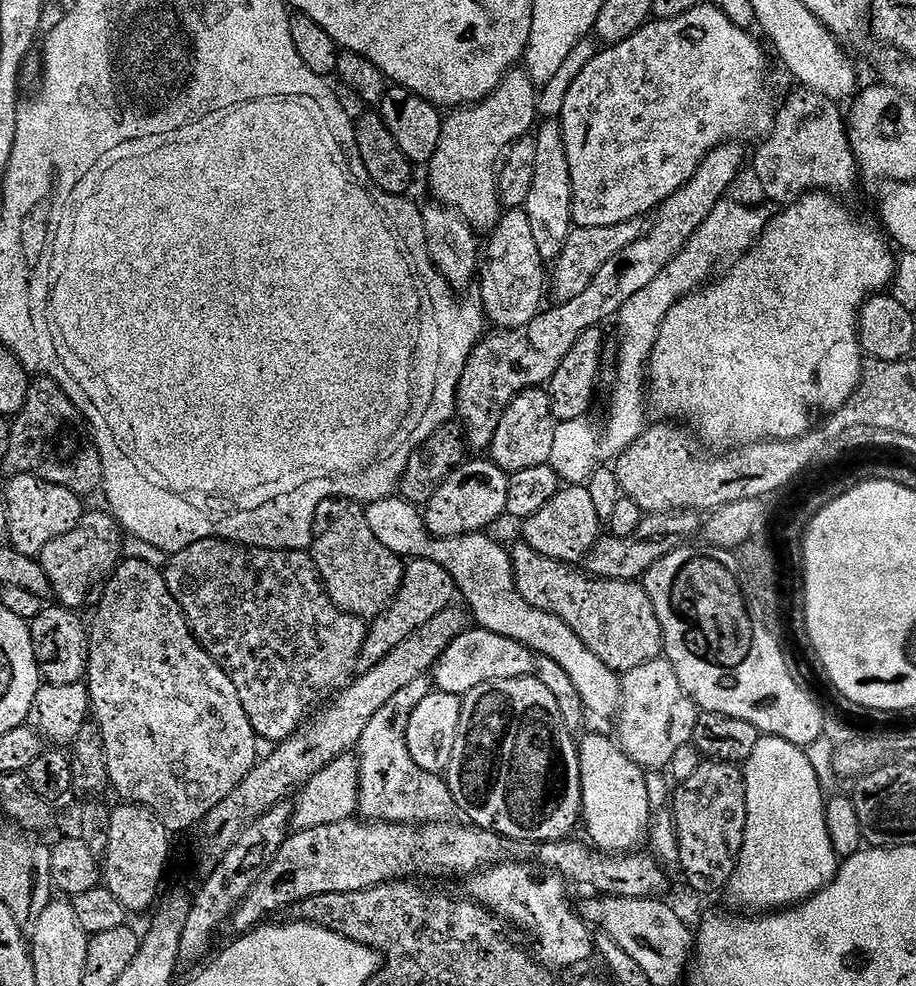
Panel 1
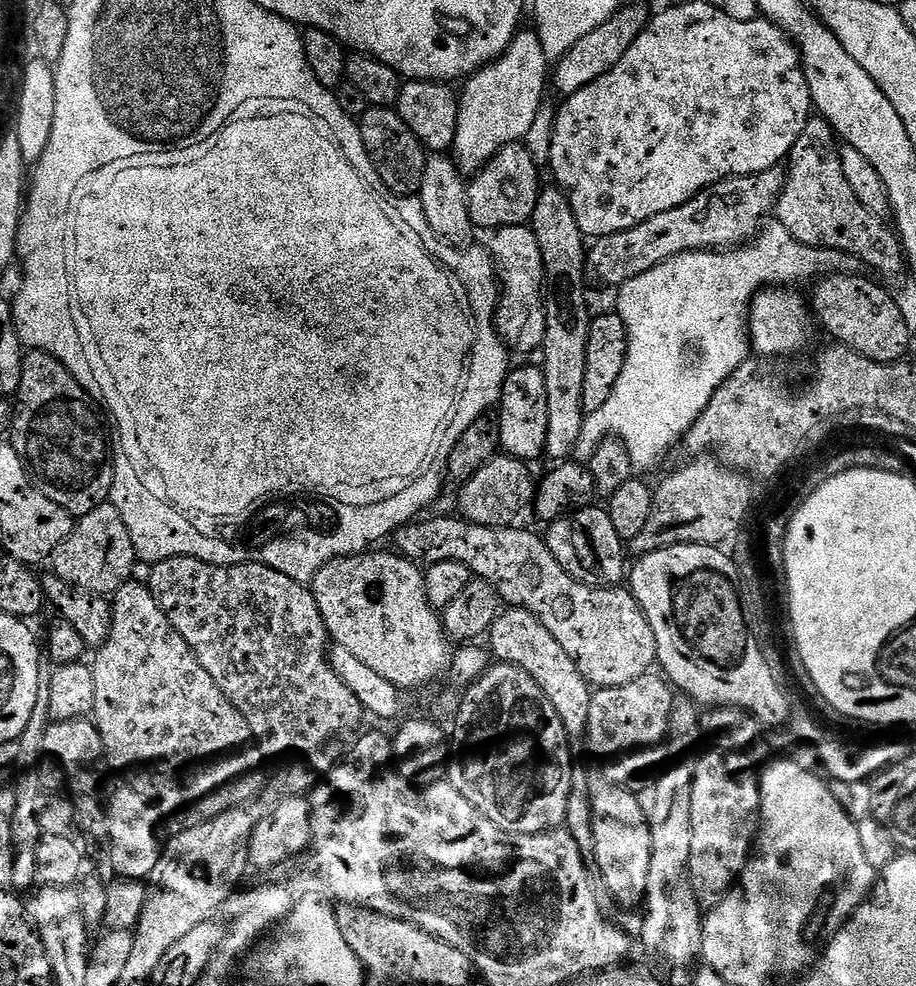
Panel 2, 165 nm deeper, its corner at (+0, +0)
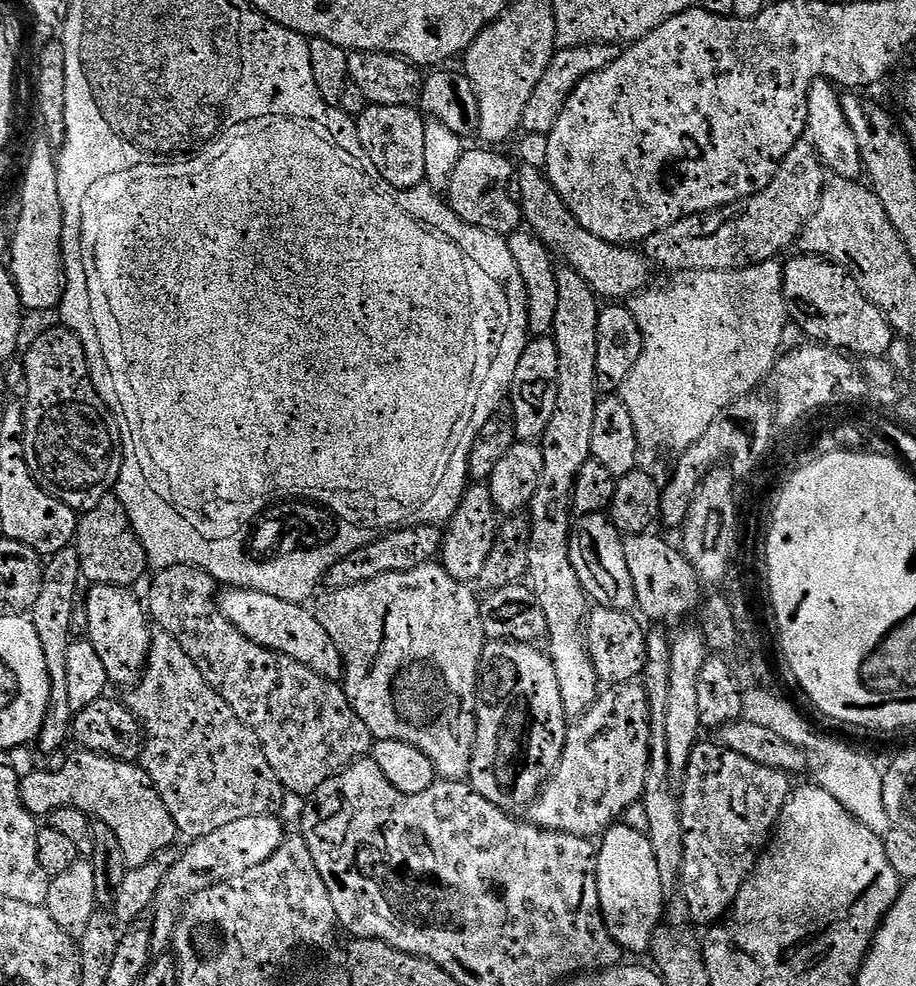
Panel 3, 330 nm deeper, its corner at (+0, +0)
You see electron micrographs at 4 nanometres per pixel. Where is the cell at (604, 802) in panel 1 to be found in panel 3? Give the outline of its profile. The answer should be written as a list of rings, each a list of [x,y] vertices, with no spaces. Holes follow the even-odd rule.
[[[617,822],[603,833],[598,840],[596,853],[596,881],[598,882],[598,898],[600,913],[604,915],[604,925],[612,935],[612,941],[625,953],[647,953],[652,947],[656,933],[661,927],[660,915],[664,912],[664,880],[660,877],[662,861],[657,856],[654,846],[643,831],[631,828],[625,822]]]

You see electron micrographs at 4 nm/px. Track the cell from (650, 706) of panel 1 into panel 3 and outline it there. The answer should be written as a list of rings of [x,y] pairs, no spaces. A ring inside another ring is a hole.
[[[629,682],[605,687],[569,727],[560,764],[526,812],[527,819],[536,827],[596,838],[617,823],[635,800],[637,803],[643,797],[652,726],[648,693],[638,685]]]

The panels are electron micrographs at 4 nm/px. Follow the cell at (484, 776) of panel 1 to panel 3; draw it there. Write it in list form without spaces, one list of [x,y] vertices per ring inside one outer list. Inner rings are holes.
[[[494,640],[484,645],[480,659],[480,682],[476,705],[476,744],[472,747],[472,765],[467,774],[473,790],[494,806],[505,810],[527,809],[548,783],[564,753],[569,721],[564,714],[558,674],[547,651],[540,652],[535,643]]]

